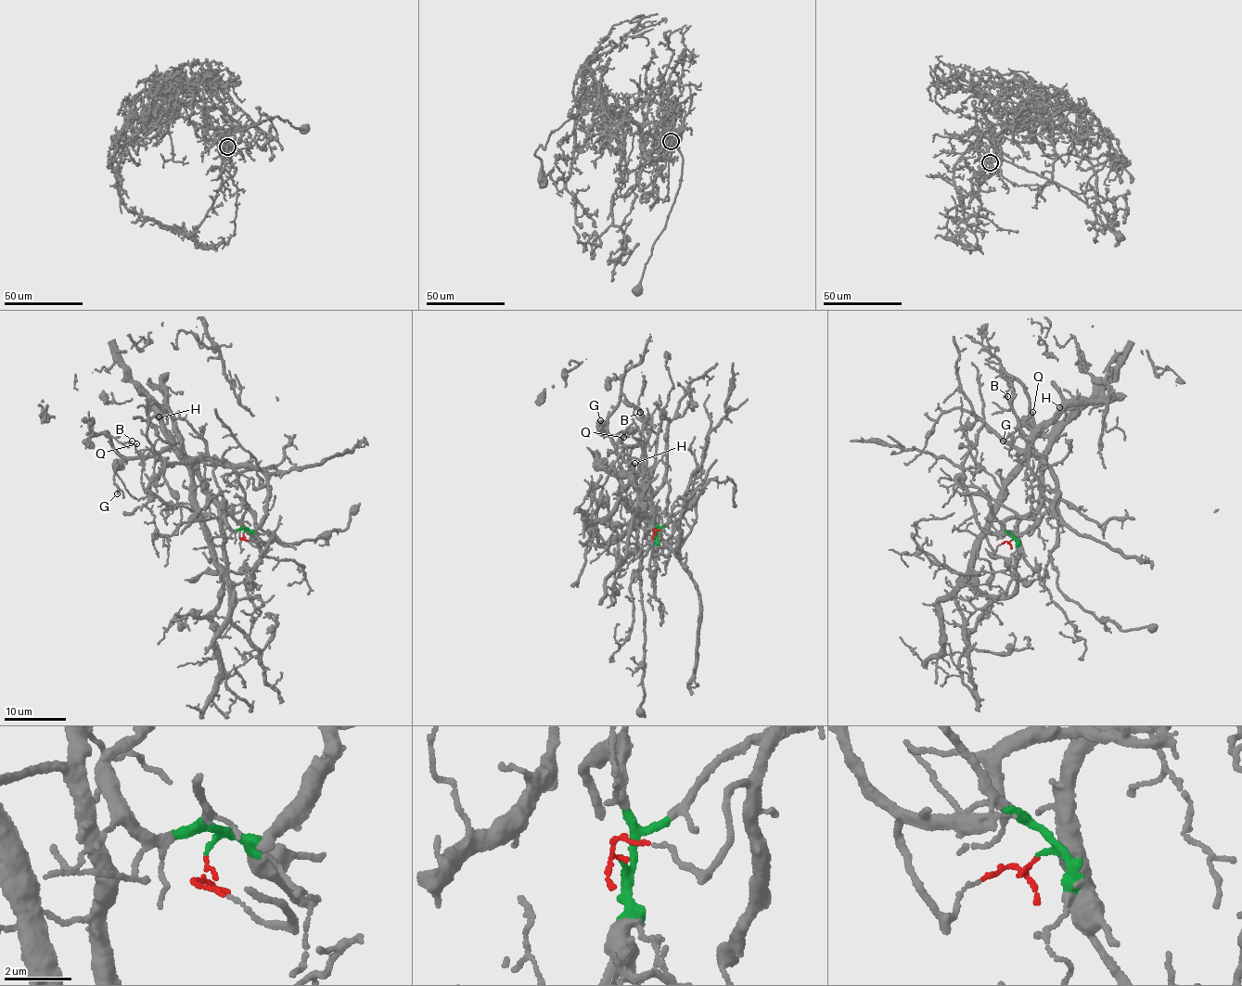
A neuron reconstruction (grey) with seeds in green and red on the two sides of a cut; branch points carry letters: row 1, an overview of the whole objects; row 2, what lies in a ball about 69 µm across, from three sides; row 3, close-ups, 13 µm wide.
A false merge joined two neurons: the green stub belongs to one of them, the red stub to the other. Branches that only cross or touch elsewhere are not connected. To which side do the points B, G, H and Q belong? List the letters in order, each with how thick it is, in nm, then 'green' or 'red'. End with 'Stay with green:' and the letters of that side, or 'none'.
B: 140 nm thick; green
G: 130 nm thick; green
H: 220 nm thick; green
Q: 120 nm thick; green
Stay with green: B, G, H, Q

